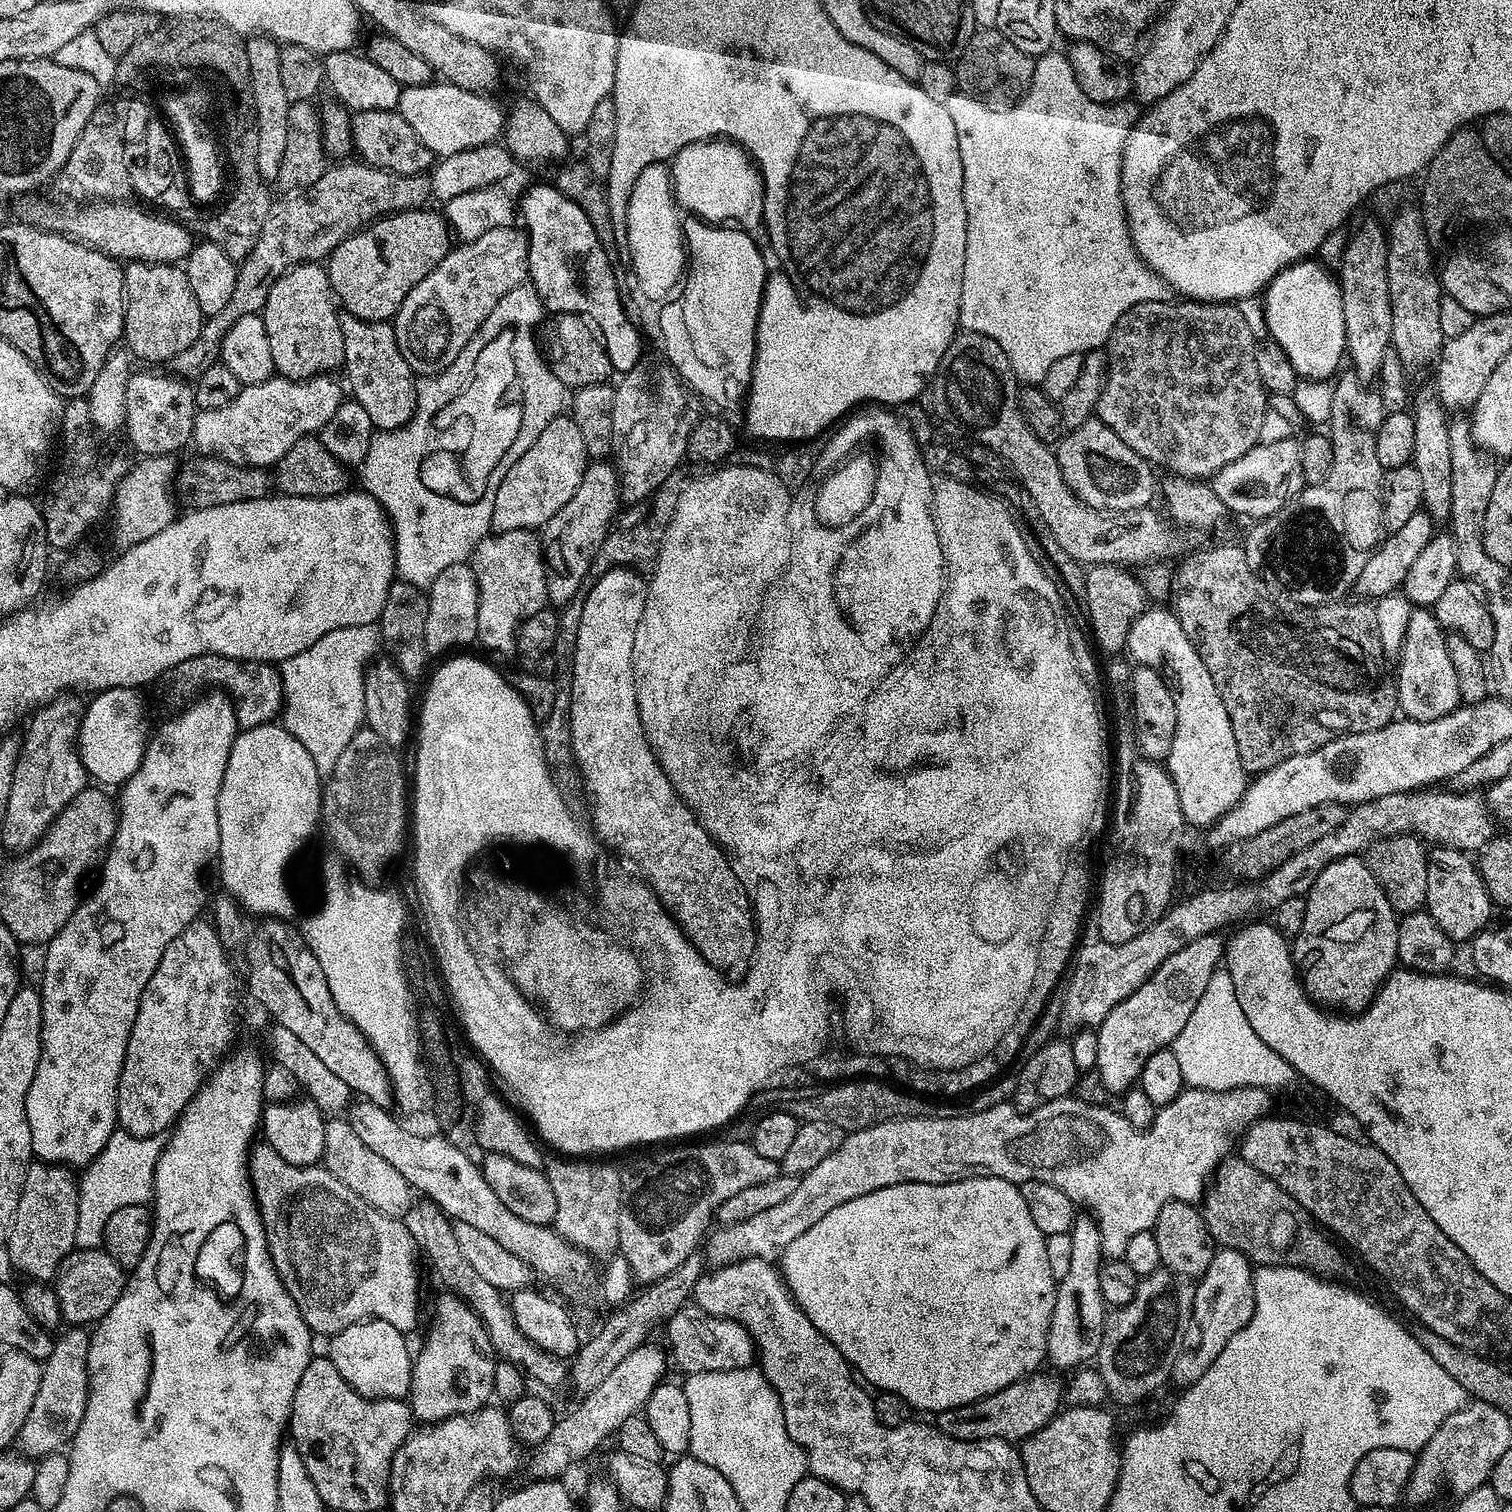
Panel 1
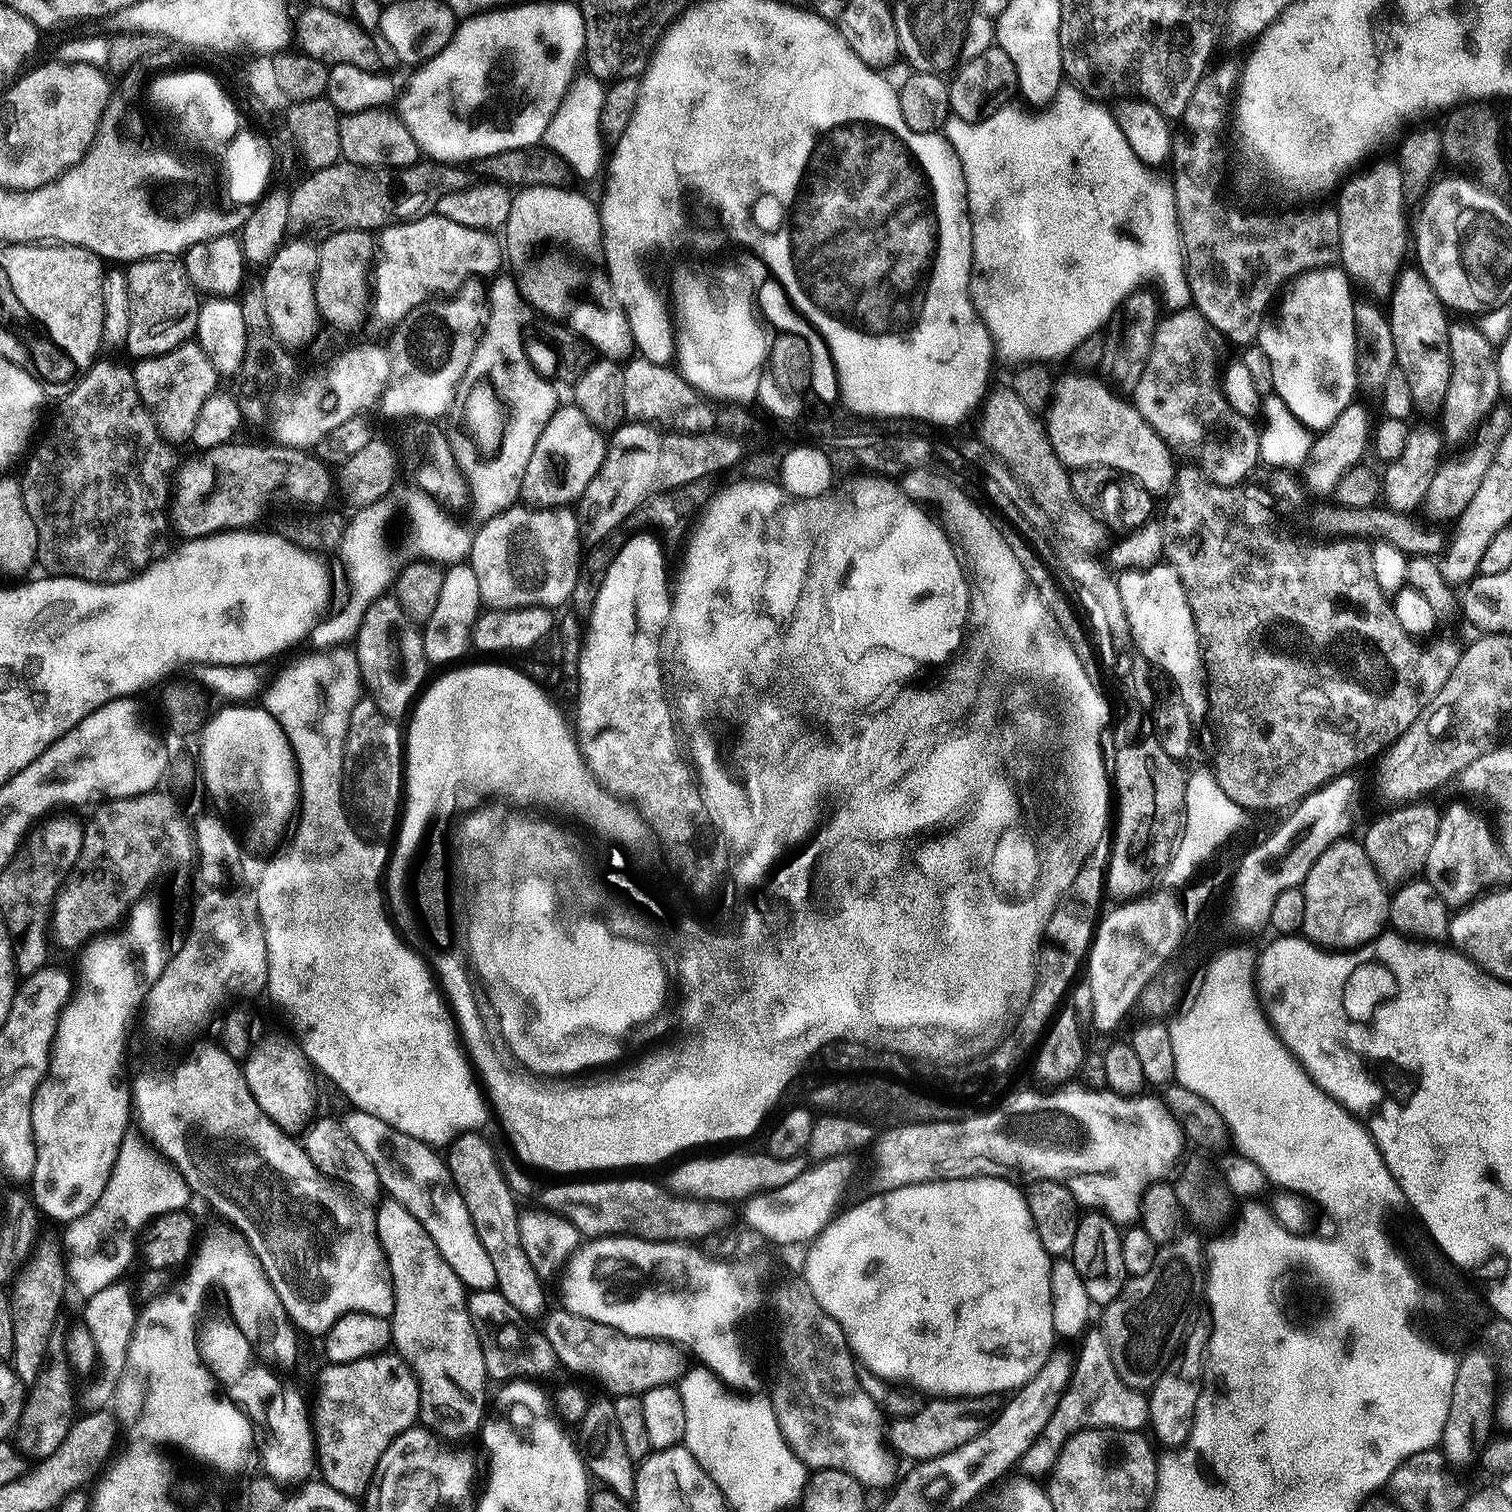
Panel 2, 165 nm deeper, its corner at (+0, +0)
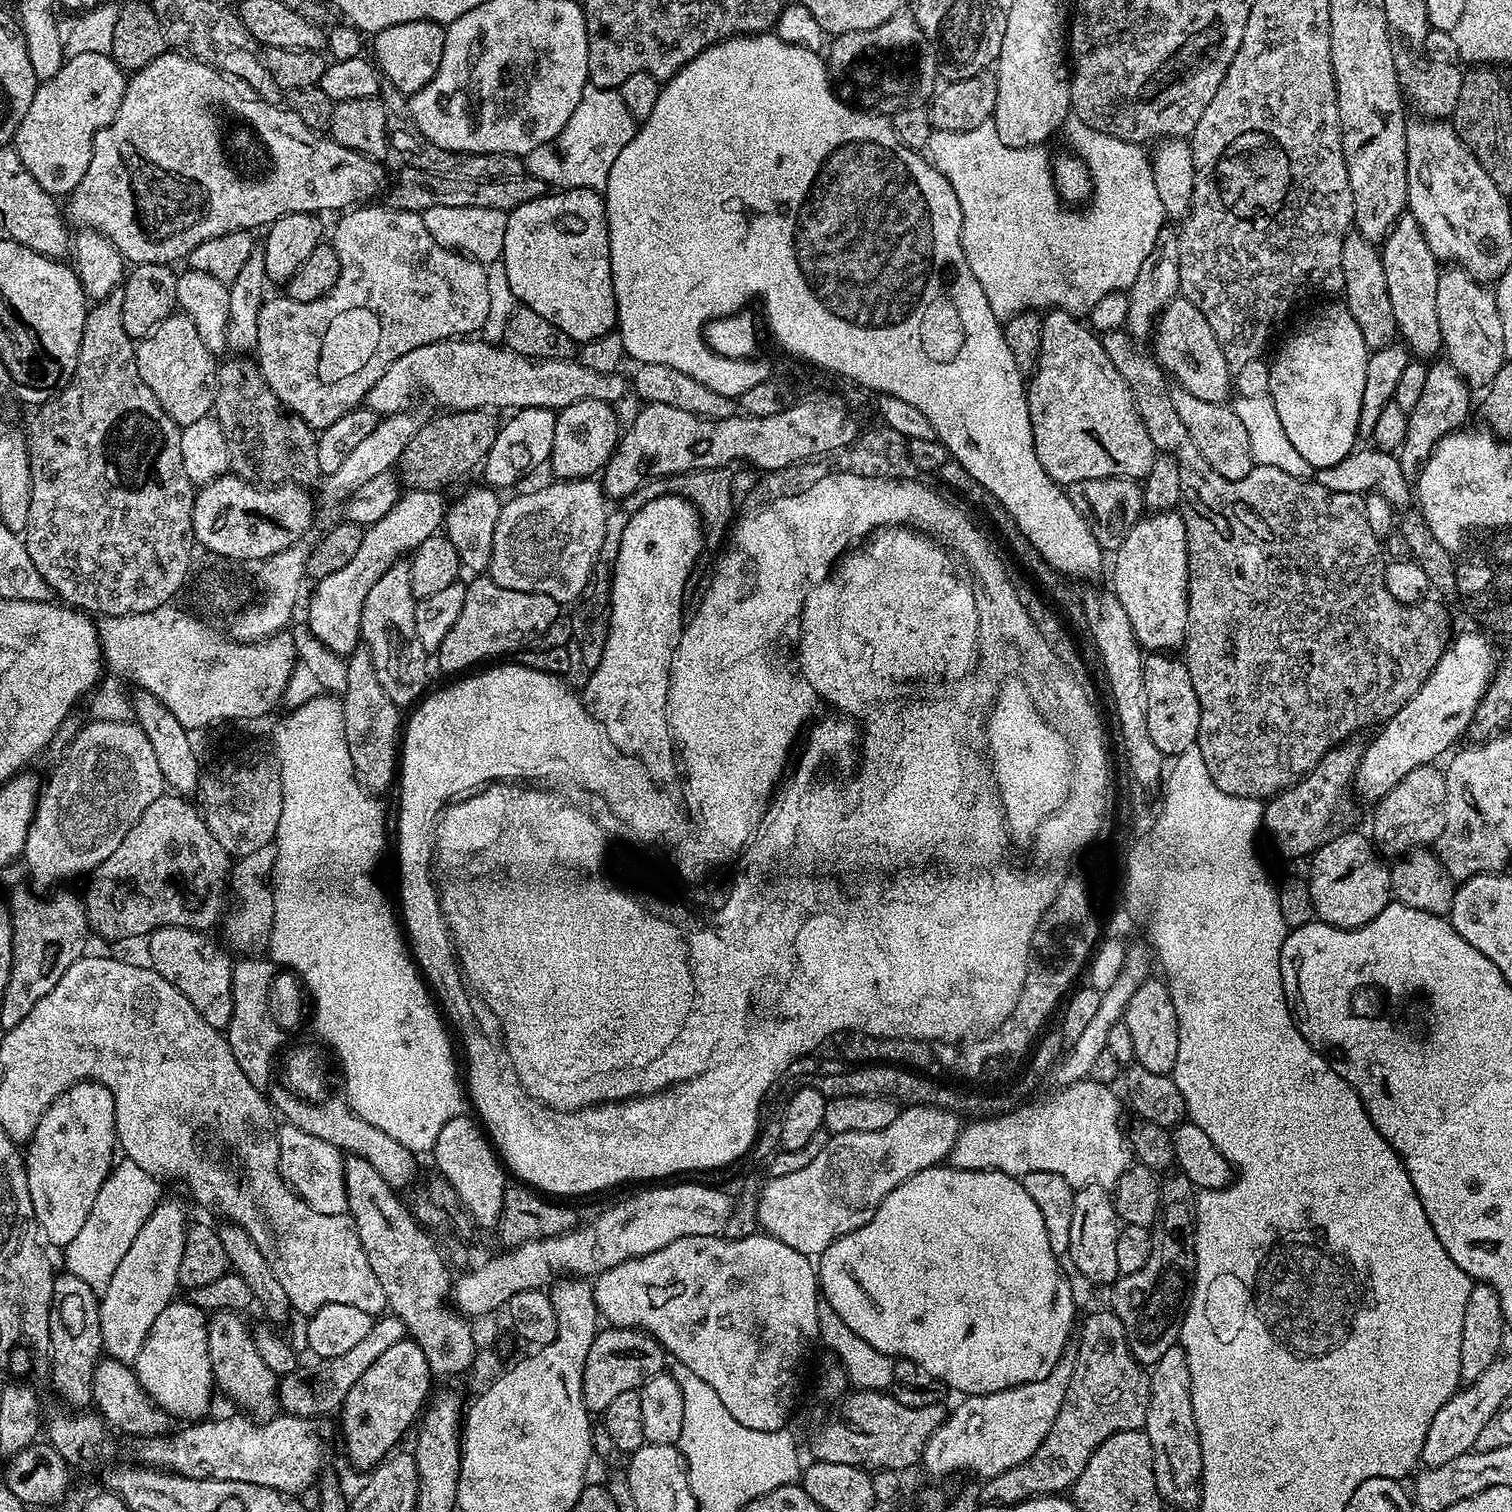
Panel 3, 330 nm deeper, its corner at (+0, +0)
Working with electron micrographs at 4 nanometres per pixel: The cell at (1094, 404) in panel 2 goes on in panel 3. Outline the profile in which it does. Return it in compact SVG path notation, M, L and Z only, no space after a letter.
M1052 310L1047 313L1045 319L1041 319L1041 352L1040 360L1037 362L1036 370L1030 376L1030 383L1027 385L1028 413L1032 419L1032 433L1034 434L1034 450L1038 454L1038 462L1042 462L1042 470L1050 474L1050 478L1061 486L1070 486L1074 482L1082 482L1090 478L1102 478L1103 476L1125 476L1129 480L1139 481L1148 475L1152 469L1152 464L1157 458L1158 450L1150 442L1150 434L1142 422L1142 418L1136 409L1136 401L1132 391L1126 386L1122 374L1114 370L1114 362L1106 354L1101 337L1093 332L1087 323L1079 324L1077 317L1068 312Z

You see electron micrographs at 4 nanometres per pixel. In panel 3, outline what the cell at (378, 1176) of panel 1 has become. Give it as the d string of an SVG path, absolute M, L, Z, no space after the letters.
M287 1122L279 1125L276 1137L280 1151L280 1172L284 1180L293 1190L307 1202L311 1208L319 1213L330 1210L328 1196L332 1200L343 1201L344 1194L344 1161L345 1153L330 1142L322 1142L306 1130Z

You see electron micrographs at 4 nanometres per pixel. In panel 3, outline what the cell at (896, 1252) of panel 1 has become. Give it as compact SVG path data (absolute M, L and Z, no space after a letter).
M937 1166L913 1172L909 1180L902 1182L876 1205L876 1213L861 1228L838 1238L825 1252L820 1253L818 1288L823 1299L834 1306L838 1318L842 1318L842 1322L846 1322L846 1326L850 1326L858 1338L866 1338L874 1350L922 1366L922 1370L926 1370L926 1374L934 1374L941 1385L948 1387L949 1384L954 1391L964 1392L960 1394L965 1397L988 1396L992 1392L1017 1388L1019 1384L1046 1378L1069 1347L1068 1335L1074 1332L1072 1319L1076 1316L1076 1304L1072 1301L1072 1288L1067 1278L1060 1273L1060 1264L1061 1261L1050 1250L1050 1238L1046 1238L1042 1213L1038 1206L1034 1206L1030 1194L1026 1194L1023 1183L1017 1177L991 1170L971 1172L965 1168Z

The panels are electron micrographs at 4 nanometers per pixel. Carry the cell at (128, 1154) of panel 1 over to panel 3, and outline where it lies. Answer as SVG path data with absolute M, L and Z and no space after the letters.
M127 1158L121 1161L109 1172L106 1182L102 1182L102 1190L98 1190L98 1198L94 1198L94 1210L90 1210L90 1218L86 1218L74 1242L63 1249L64 1260L68 1263L65 1264L67 1271L82 1278L82 1282L86 1282L86 1286L93 1288L97 1294L104 1293L126 1250L130 1250L130 1242L138 1238L138 1230L142 1230L162 1199L161 1181L157 1177L146 1174L138 1162Z

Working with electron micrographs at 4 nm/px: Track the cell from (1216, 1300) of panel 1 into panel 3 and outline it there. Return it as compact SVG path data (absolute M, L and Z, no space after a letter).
M1177 1346L1166 1350L1156 1364L1151 1365L1150 1398L1146 1410L1143 1432L1150 1438L1156 1485L1165 1501L1184 1500L1193 1495L1200 1482L1202 1454L1198 1426L1194 1422L1194 1406L1190 1390L1190 1366L1186 1362L1184 1349Z

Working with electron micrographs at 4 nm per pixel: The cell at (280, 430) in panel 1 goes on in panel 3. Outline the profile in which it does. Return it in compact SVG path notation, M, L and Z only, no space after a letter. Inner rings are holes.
M453 338L422 346L395 360L386 374L374 382L366 397L367 407L377 414L402 412L419 388L429 388L433 398L444 407L441 409L452 412L564 408L564 400L568 400L568 372L572 372L575 359L527 360L517 352L499 352L496 348L499 347L482 338ZM560 372L564 372L564 384L560 384Z

